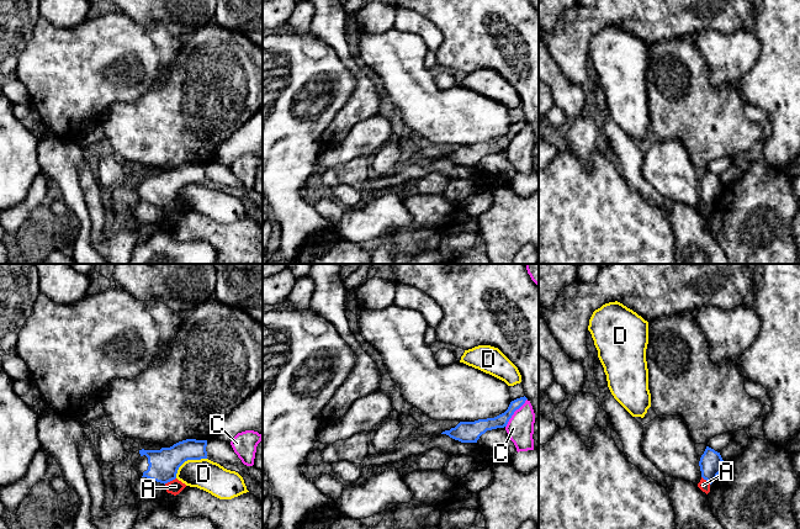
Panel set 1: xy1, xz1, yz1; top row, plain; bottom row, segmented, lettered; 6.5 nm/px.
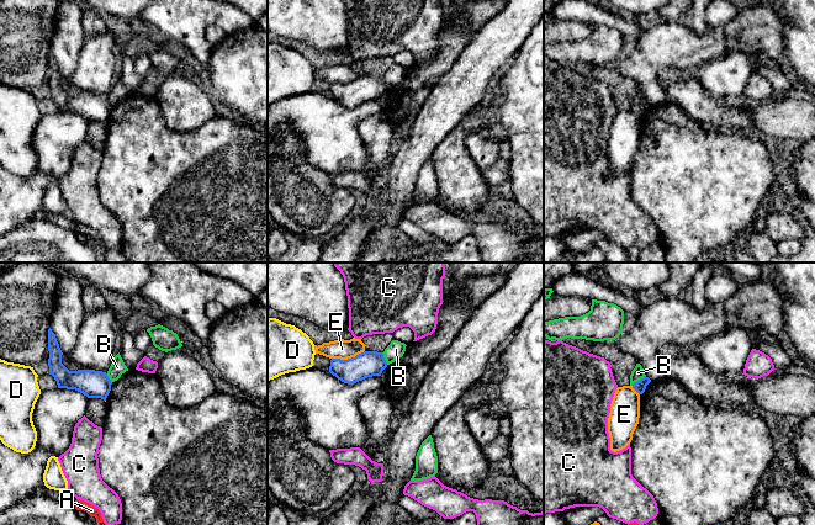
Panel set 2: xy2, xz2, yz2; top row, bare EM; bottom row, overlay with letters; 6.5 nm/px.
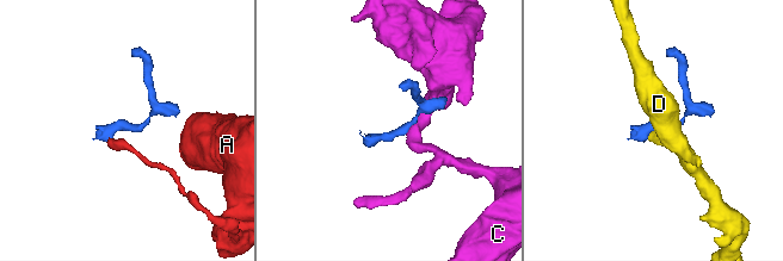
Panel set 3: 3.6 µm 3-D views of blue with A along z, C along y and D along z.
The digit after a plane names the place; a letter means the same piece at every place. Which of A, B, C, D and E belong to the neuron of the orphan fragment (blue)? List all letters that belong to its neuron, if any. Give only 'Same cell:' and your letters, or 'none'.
Same cell: none

